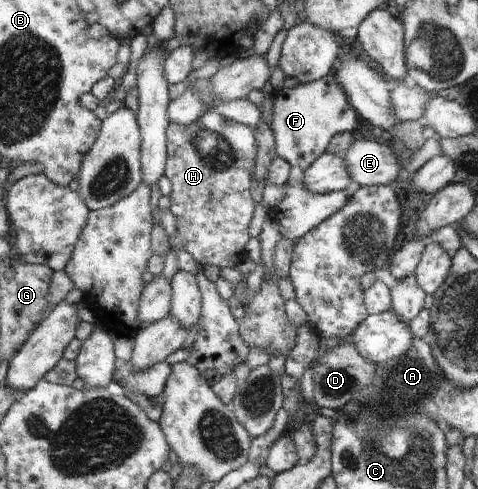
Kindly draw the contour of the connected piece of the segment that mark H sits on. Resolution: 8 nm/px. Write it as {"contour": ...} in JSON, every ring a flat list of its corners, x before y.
{"contour":[[208,110,207,112,204,112,198,120,192,122,192,124,188,124,188,126,182,126,182,124,174,124,174,122,171,122,170,129,167,132,170,137,167,139,168,160,165,176,171,182,171,192,169,194,171,203,169,209,172,212,172,216,174,216,174,222,176,222,175,232,178,232,178,236,182,238,182,244,184,244,184,246,182,246,182,248,184,248,183,256,190,263,198,264,199,266,215,265,219,268,232,268,245,258,244,244,246,244,246,241,249,238,248,224,252,218,252,211,255,207,255,204,250,197,250,179,252,178,252,166,254,166,255,154,257,151,253,129,244,126,244,124,232,122,232,120,224,118,223,115,218,114,216,111]]}

